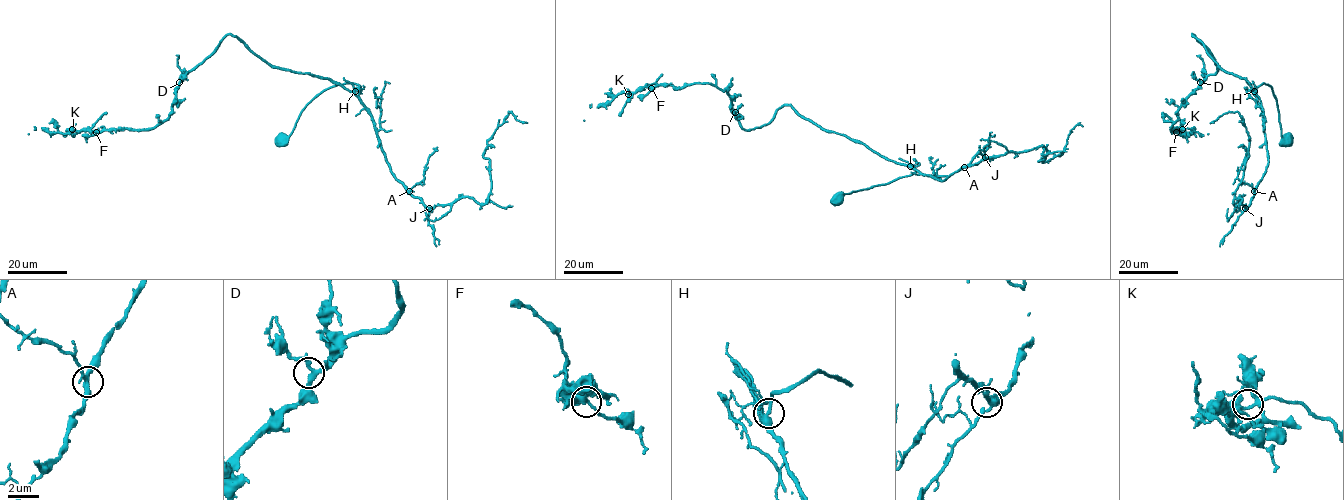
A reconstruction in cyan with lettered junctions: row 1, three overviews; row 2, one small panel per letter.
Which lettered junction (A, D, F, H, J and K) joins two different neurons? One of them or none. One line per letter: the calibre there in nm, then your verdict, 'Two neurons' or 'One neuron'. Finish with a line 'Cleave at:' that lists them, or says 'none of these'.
A: Thickness 280 nm. One neuron
D: Thickness 280 nm. One neuron
F: Thickness 360 nm. One neuron
H: Thickness 320 nm. One neuron
J: Thickness 320 nm. One neuron
K: Thickness 280 nm. One neuron
Cleave at: none of these

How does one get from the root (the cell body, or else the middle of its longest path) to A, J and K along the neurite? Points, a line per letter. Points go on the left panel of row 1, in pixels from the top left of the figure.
A: (283, 142), (315, 97), (337, 85), (356, 83), (360, 86), (355, 94), (371, 116), (390, 172), (409, 191)
J: (283, 142), (315, 97), (337, 85), (356, 83), (360, 86), (355, 94), (371, 116), (390, 172), (429, 208)
K: (283, 142), (322, 92), (360, 86), (271, 66), (230, 34), (182, 76), (152, 128), (72, 129)

